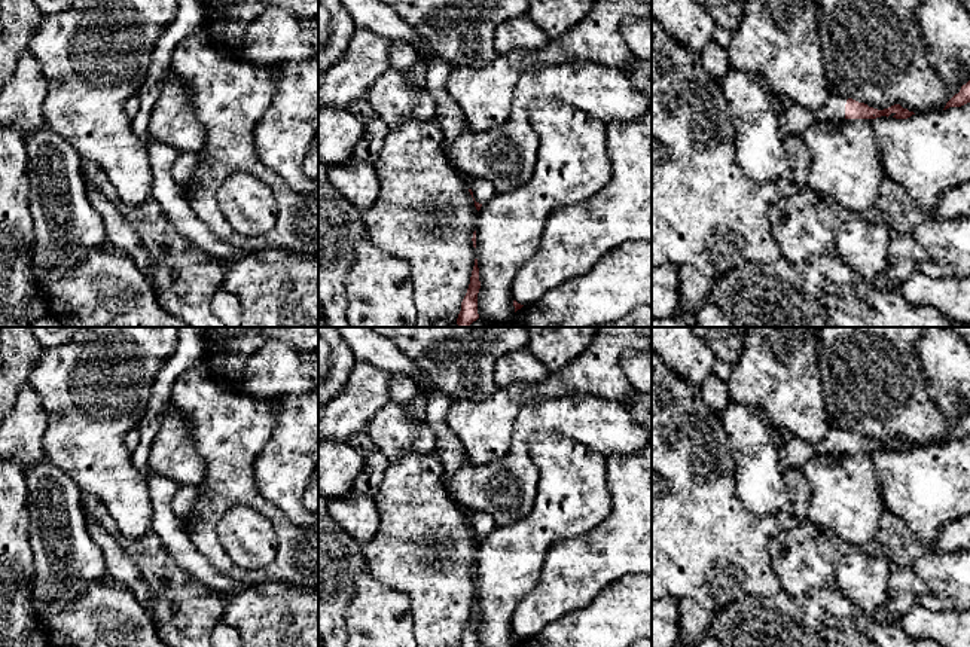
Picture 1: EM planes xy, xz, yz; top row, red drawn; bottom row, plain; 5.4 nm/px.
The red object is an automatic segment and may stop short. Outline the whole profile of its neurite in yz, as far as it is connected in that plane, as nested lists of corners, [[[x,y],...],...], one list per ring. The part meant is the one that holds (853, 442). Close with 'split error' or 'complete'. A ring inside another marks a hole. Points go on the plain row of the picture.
[[[830,428],[826,437],[821,442],[811,443],[817,454],[836,454],[836,452],[876,452],[881,449],[908,452],[913,445],[903,442],[900,437],[894,437],[888,442],[878,443],[869,440],[864,436],[858,436],[852,431]]]; split error

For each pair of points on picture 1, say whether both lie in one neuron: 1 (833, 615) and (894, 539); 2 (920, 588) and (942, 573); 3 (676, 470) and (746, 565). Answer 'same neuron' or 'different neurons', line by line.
1: different neurons
2: different neurons
3: same neuron

